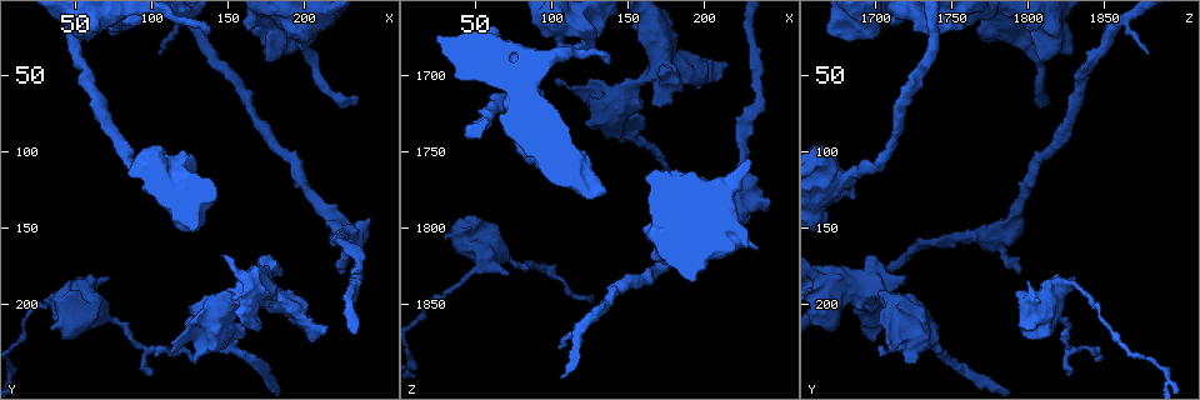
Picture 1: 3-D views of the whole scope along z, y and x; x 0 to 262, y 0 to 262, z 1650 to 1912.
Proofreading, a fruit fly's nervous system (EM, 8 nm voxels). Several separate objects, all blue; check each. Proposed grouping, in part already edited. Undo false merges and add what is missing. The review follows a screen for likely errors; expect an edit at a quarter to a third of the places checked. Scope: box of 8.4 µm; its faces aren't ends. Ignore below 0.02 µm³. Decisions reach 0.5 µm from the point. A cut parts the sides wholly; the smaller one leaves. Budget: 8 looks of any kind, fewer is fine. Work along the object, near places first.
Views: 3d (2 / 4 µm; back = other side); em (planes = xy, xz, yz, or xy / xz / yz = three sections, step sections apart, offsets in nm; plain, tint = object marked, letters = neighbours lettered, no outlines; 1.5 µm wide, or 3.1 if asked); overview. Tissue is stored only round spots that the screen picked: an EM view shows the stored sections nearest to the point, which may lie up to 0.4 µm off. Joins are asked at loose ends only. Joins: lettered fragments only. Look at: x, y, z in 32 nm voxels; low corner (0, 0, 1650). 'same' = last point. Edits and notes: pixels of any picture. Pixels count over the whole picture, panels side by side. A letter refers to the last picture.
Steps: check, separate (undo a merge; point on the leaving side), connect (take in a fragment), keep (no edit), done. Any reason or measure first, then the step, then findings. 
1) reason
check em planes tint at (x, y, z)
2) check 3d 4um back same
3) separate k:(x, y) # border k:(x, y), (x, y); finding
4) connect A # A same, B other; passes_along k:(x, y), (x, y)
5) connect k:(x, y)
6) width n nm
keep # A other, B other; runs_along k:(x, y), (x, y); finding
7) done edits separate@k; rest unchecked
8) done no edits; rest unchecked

an open end
check em xz step 4 tint at (228, 180, 1794)

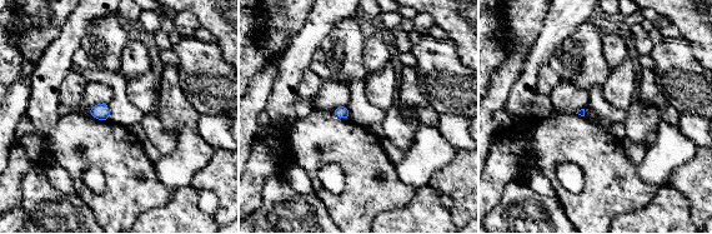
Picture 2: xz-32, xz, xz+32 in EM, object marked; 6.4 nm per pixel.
cut it another way
check em planes letters same

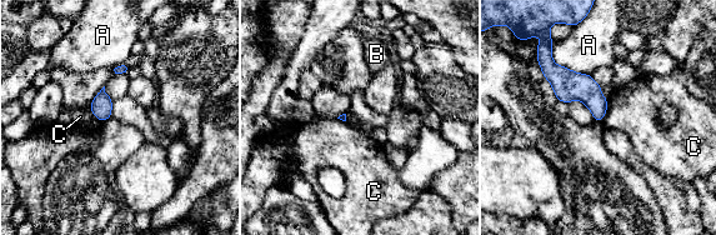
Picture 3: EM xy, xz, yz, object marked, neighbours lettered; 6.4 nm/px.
keep # A other, B other, C other; border 3:(607, 99), (607, 109), (601, 120); none of them fits

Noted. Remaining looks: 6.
free end
check 3d 4um at (180, 166, 1694)

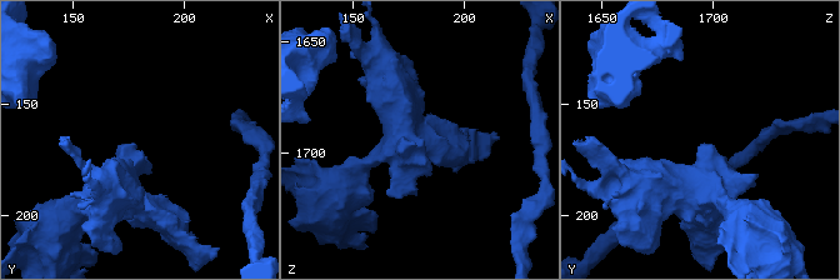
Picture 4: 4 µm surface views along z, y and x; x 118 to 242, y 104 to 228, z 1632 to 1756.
check em xz step 8 tint at (178, 168, 1697)

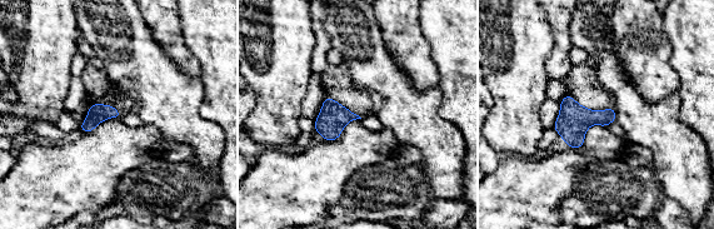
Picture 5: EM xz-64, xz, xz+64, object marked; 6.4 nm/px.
check em planes letters same

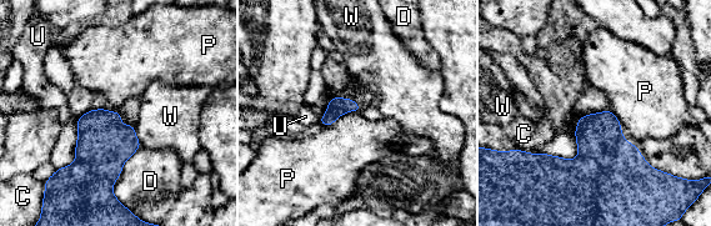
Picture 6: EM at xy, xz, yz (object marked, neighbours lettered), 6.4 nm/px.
longest_contact D 380 nm
keep # C other, D other, P other, U other, W other; border 6:(359, 110), (344, 112), (324, 126); none of them fits

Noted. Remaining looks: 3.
check 3d 4um at (216, 212, 1692)

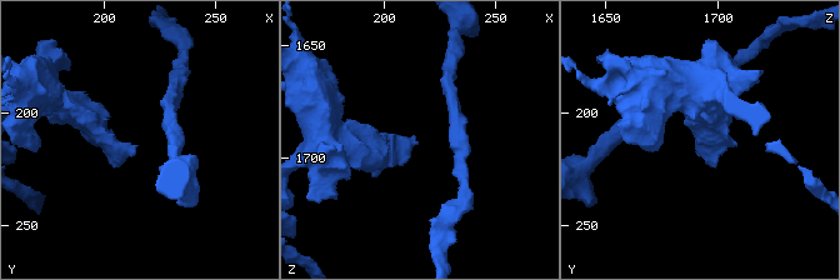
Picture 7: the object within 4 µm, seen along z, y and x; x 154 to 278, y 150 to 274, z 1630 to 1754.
check em planes letters at (215, 214, 1692)

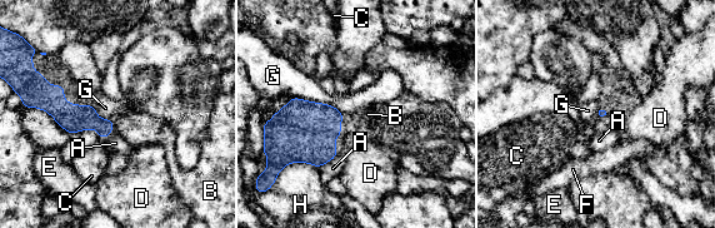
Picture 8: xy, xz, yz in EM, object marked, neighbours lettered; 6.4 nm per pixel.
longest_contact G 340 nm
keep # A other, B other, C other, D other, E other, F other, G other, H other; runs_along 8:(45, 88), (74, 118), (109, 128); none of them fits

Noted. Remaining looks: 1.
done no edits; rest unchecked

